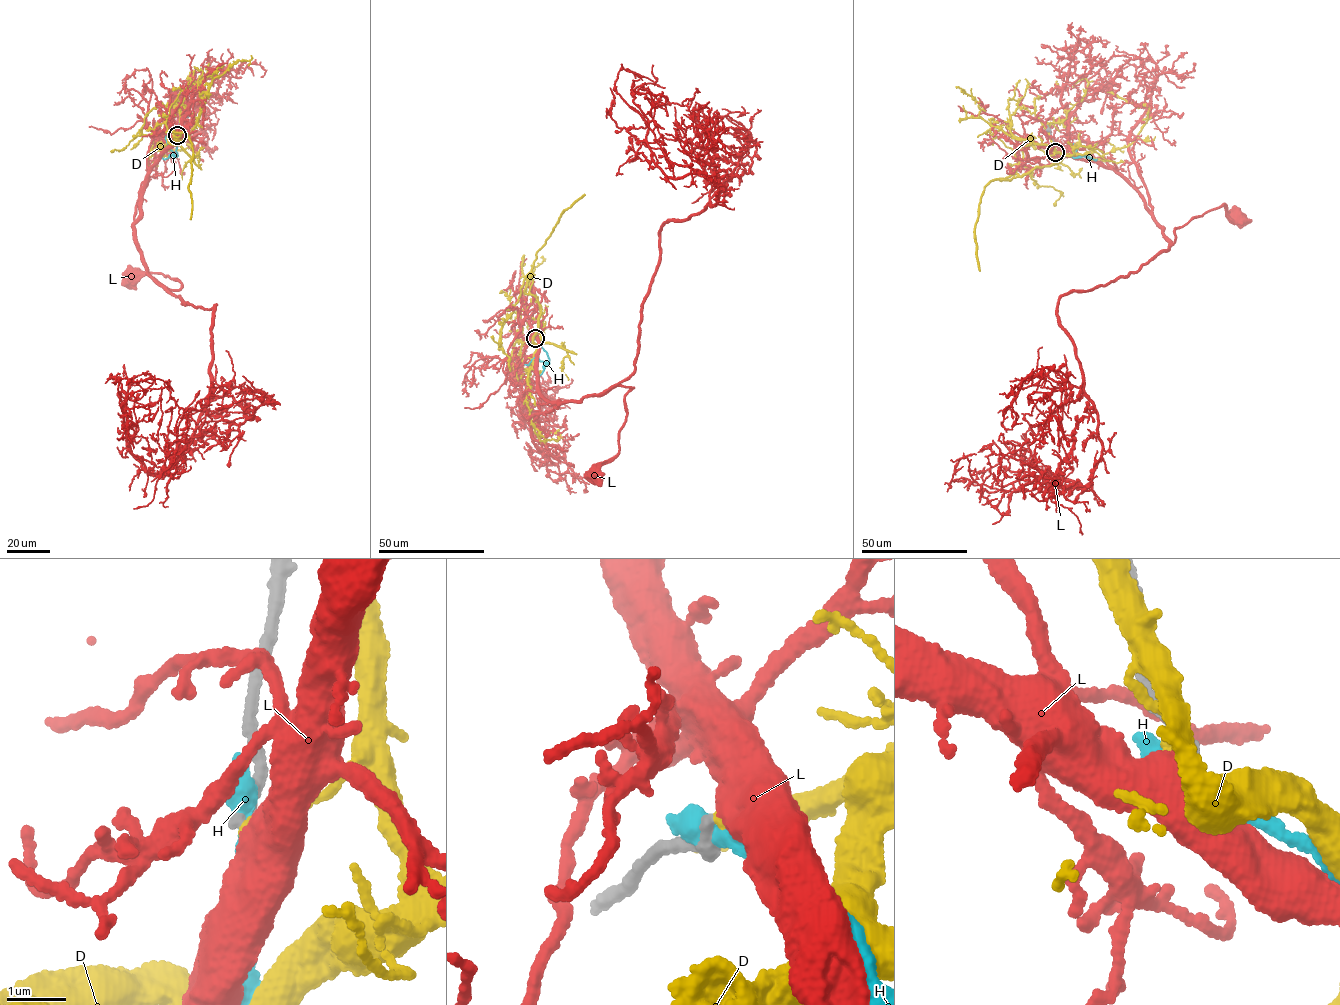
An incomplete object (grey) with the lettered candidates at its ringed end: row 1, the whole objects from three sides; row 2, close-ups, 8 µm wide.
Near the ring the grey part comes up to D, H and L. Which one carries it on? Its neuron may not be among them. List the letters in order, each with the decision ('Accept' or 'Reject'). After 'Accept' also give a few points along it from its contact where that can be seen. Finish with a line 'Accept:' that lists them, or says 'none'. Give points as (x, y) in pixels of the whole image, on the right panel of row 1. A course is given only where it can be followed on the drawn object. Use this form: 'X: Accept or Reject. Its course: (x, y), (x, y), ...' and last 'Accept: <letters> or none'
D: Reject
H: Reject
L: Reject
Accept: none

